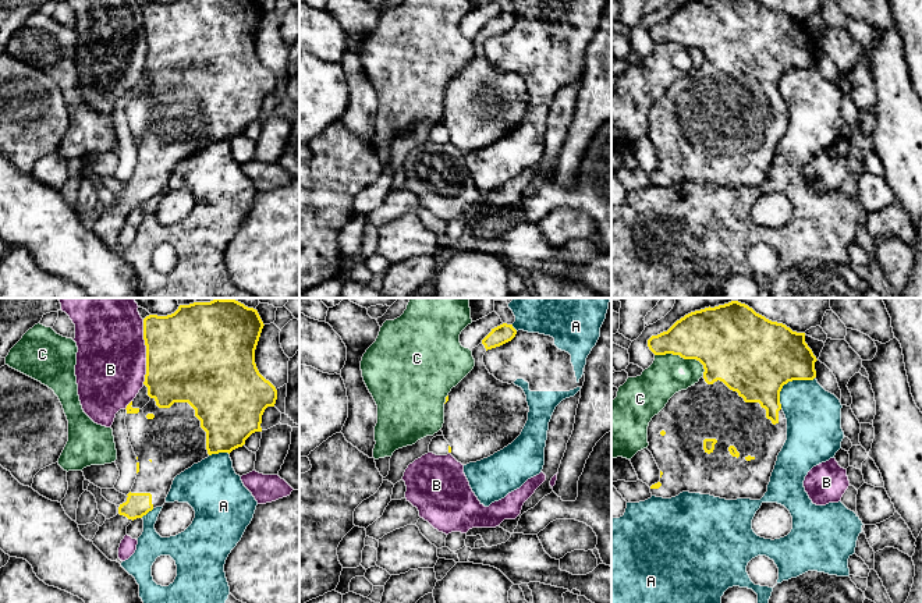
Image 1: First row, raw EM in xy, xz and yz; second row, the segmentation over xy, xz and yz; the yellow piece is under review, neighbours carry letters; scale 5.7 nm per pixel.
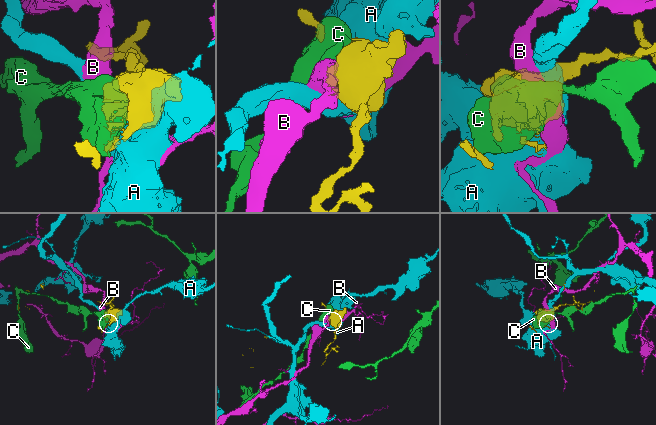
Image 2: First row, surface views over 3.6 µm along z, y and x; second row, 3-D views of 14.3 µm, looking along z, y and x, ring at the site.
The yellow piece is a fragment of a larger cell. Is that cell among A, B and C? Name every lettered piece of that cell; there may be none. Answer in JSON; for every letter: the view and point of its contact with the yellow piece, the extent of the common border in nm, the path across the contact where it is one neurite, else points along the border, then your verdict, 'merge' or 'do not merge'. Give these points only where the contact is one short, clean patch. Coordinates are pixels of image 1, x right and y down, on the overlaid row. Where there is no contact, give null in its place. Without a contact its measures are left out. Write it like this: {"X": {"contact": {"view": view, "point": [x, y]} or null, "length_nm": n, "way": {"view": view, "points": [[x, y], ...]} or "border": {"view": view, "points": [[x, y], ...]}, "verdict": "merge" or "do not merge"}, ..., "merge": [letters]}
{"A": {"contact": {"view": "yz", "point": [787, 382]}, "length_nm": 260, "verdict": "do not merge"}, "B": {"contact": {"view": "xy", "point": [146, 351]}, "length_nm": 380, "verdict": "do not merge"}, "C": {"contact": {"view": "yz", "point": [684, 358]}, "length_nm": 320, "verdict": "do not merge"}, "merge": []}

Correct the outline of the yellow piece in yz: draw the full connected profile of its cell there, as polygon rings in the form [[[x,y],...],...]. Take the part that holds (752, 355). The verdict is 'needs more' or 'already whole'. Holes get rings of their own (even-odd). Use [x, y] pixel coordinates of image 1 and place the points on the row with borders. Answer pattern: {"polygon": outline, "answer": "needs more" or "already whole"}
{"polygon": [[[731,301],[714,308],[705,308],[691,312],[677,320],[667,331],[652,336],[648,340],[648,347],[655,355],[680,355],[684,359],[696,359],[703,365],[703,376],[698,383],[675,393],[666,407],[652,418],[648,426],[648,450],[652,453],[659,469],[660,480],[650,486],[652,496],[671,499],[682,492],[710,494],[726,500],[751,499],[760,500],[767,492],[772,472],[774,469],[777,455],[787,440],[787,419],[780,404],[780,391],[784,384],[792,380],[813,380],[816,377],[815,362],[818,361],[812,350],[805,343],[805,333],[792,331],[783,323],[772,322],[756,313],[752,308],[738,301]]], "answer": "needs more"}

